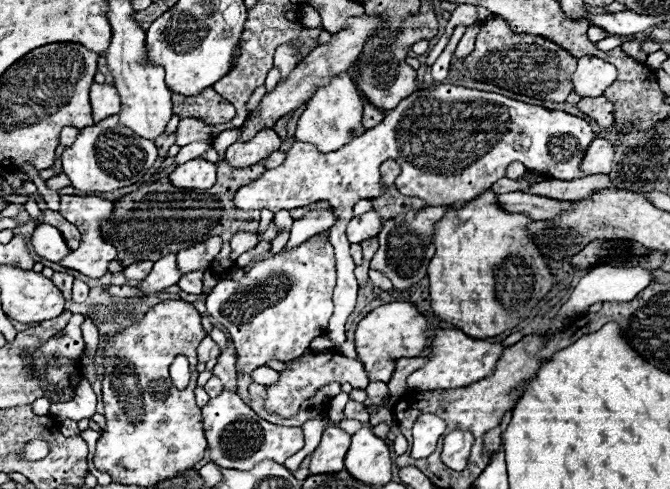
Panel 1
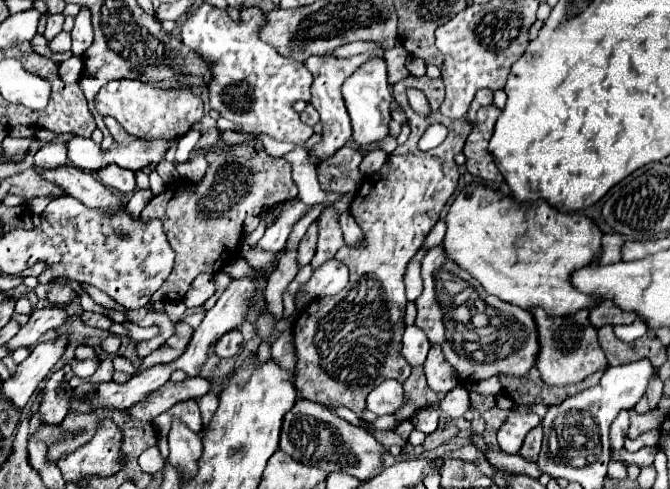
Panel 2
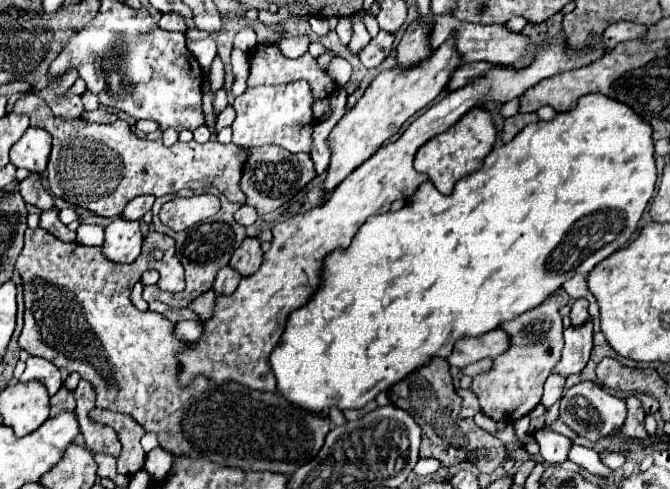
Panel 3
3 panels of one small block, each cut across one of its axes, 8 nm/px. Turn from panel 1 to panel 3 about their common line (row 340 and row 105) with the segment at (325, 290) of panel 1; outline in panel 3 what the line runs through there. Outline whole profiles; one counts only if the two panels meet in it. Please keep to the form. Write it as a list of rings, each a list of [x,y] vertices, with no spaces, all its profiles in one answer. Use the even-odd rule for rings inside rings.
[[[304,80],[282,84],[282,86],[248,88],[242,96],[234,100],[236,120],[232,124],[232,130],[234,130],[232,142],[246,148],[276,144],[292,154],[310,152],[312,128],[316,124],[312,116],[312,102],[314,102],[312,90]]]

